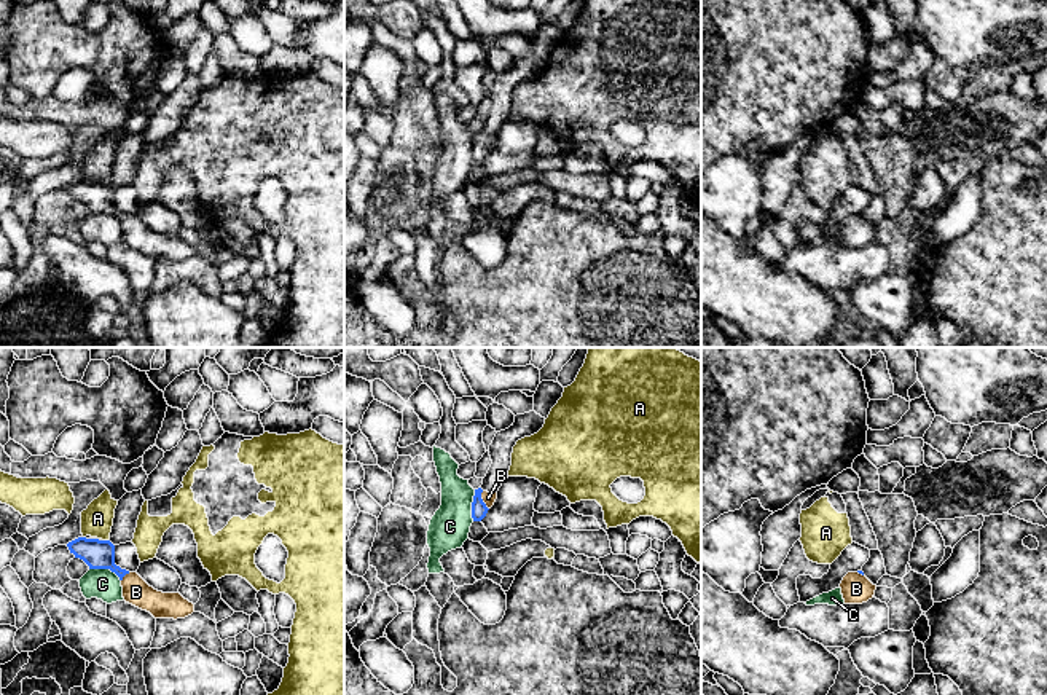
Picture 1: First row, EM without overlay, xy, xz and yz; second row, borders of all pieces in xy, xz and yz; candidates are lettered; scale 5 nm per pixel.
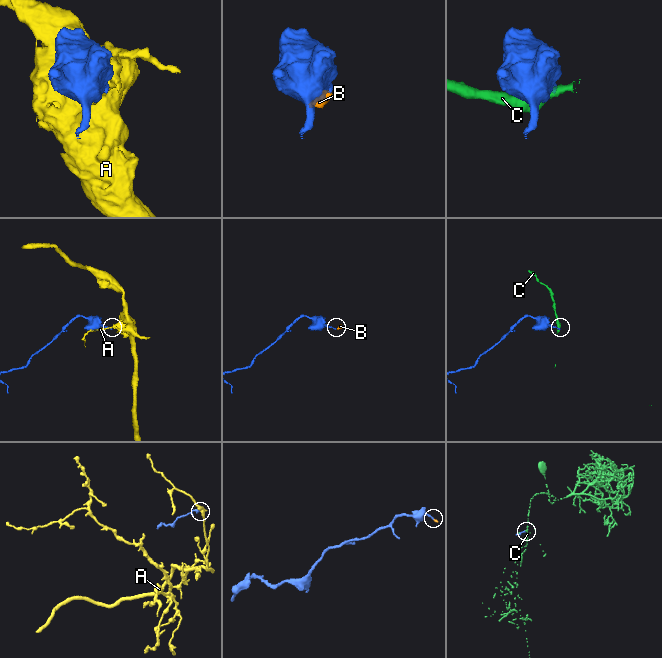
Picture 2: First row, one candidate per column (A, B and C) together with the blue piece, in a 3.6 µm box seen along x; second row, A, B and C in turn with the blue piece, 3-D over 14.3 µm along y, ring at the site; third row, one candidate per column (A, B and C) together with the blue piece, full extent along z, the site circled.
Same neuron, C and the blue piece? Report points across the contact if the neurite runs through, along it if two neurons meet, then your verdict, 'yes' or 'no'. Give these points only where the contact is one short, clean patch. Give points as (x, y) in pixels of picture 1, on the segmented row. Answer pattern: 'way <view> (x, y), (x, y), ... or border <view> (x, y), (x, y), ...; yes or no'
border xy (90, 568), (109, 568), (120, 581); no

